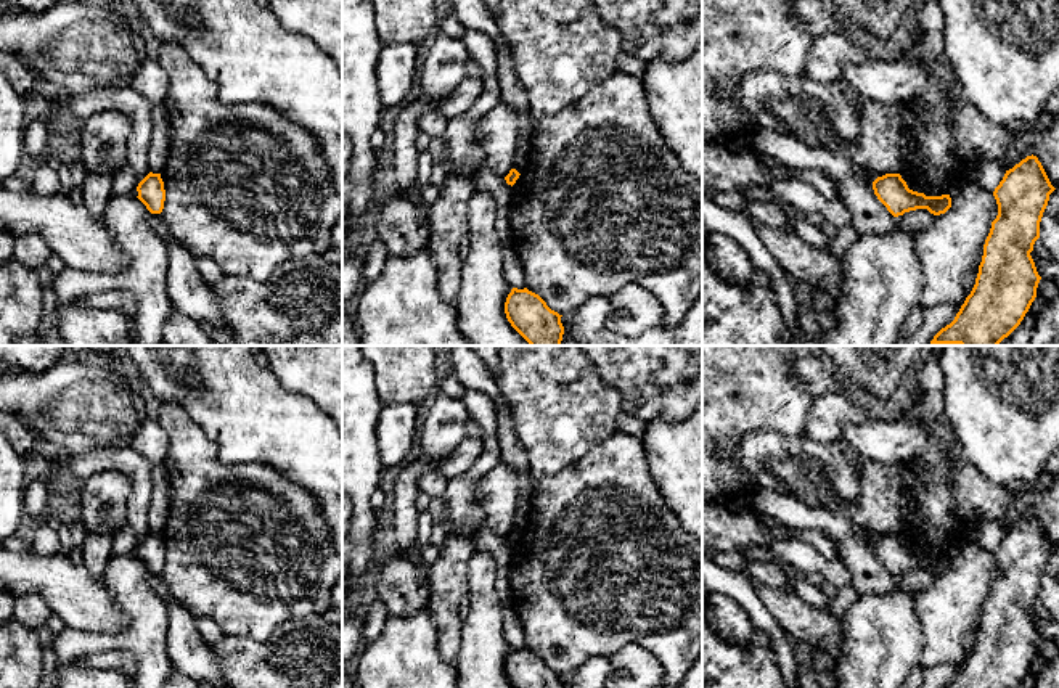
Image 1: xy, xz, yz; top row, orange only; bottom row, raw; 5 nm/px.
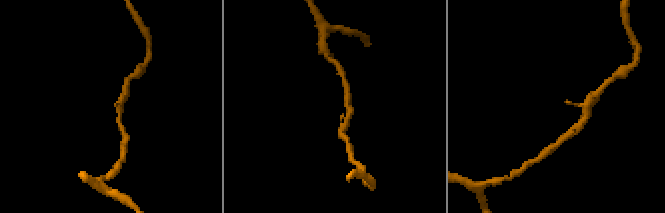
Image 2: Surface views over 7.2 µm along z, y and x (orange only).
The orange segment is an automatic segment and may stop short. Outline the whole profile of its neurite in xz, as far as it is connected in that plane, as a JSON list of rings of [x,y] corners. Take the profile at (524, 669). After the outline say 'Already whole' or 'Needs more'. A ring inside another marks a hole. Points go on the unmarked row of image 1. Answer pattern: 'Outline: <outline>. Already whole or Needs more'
Outline: [[[513,648],[505,662],[505,674],[513,688],[564,688],[558,672],[527,648]]]. Already whole

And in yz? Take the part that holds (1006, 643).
Outline: [[[1037,516],[1006,530],[995,548],[998,575],[992,582],[971,654],[945,688],[1017,688],[1037,657],[1041,637],[1030,616],[1051,545]]]. Already whole

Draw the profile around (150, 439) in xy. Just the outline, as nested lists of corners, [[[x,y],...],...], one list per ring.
[[[143,418],[129,445],[151,465],[159,465],[164,463],[170,444],[157,420]]]

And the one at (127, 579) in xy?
[[[112,555],[103,580],[129,625],[116,633],[64,629],[53,640],[58,657],[53,677],[59,678],[61,669],[84,654],[125,649],[137,659],[132,686],[164,688],[174,669],[167,653],[169,611],[149,584],[149,571],[135,555]]]

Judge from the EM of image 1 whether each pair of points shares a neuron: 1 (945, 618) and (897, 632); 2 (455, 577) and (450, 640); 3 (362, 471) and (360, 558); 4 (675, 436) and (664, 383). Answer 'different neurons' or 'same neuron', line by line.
1: different neurons
2: same neuron
3: same neuron
4: different neurons

